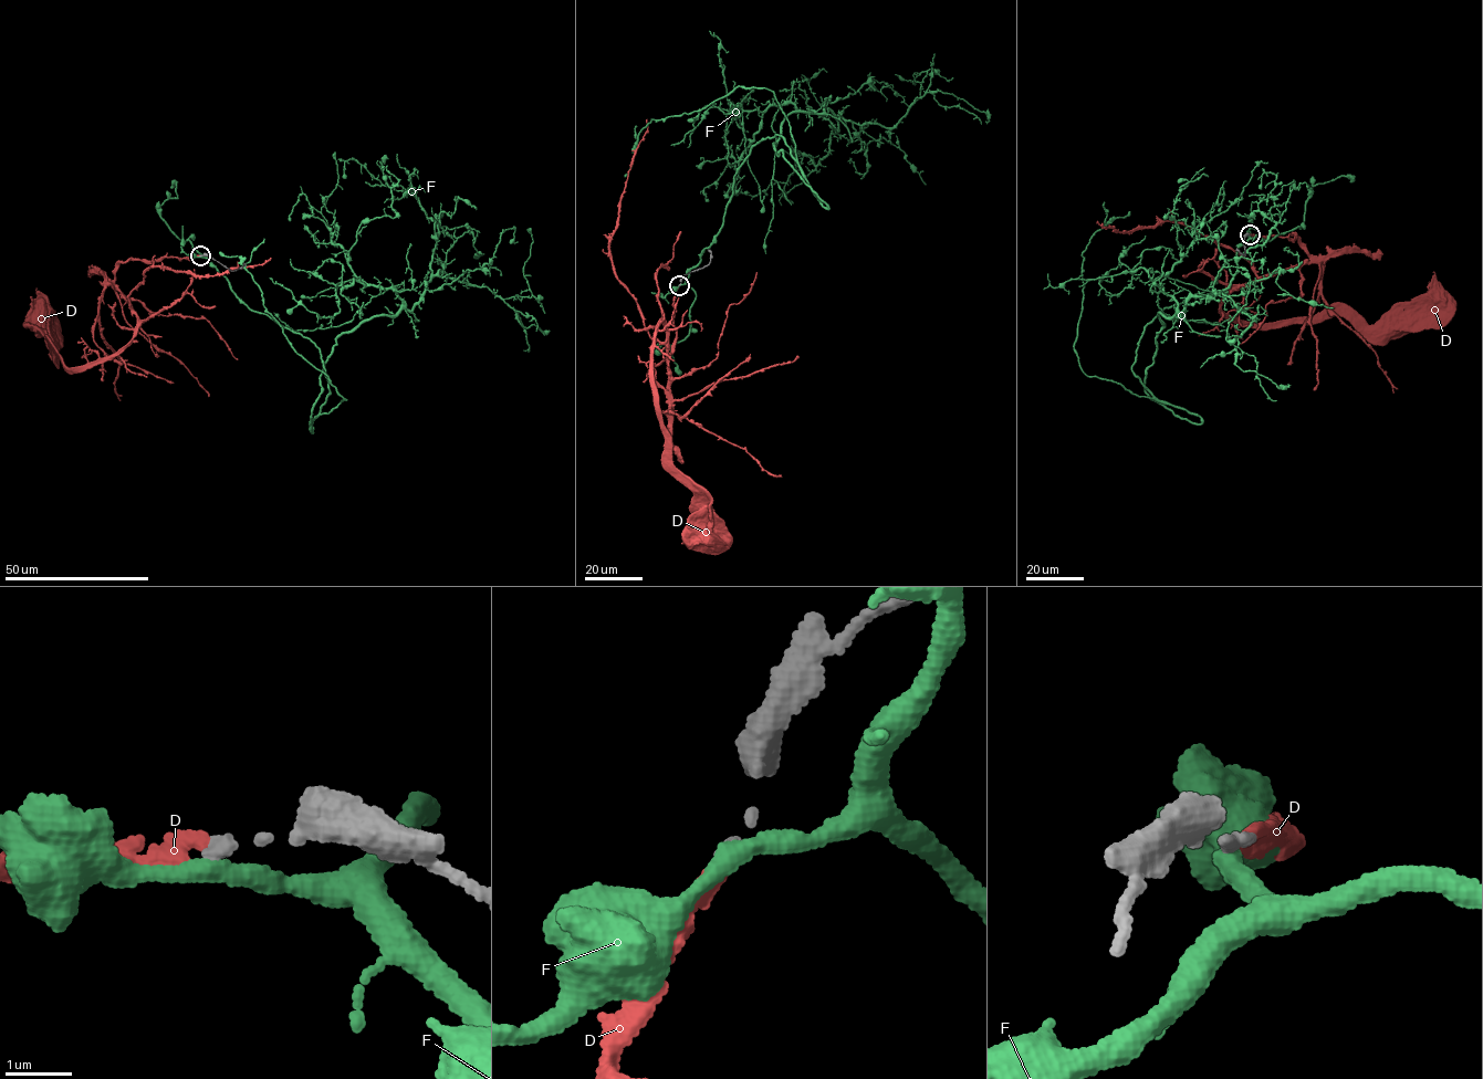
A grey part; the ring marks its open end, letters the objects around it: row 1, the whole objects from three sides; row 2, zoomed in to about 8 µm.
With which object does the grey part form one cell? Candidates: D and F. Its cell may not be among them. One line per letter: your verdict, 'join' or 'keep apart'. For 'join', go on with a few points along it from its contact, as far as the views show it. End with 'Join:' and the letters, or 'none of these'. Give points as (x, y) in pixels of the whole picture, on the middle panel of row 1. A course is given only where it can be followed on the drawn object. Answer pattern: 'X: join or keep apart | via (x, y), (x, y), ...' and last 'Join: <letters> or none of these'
D: join | via (679, 285), (671, 351), (650, 373), (669, 390), (662, 320), (649, 370), (674, 469), (701, 507), (703, 538)
F: keep apart
Join: D

